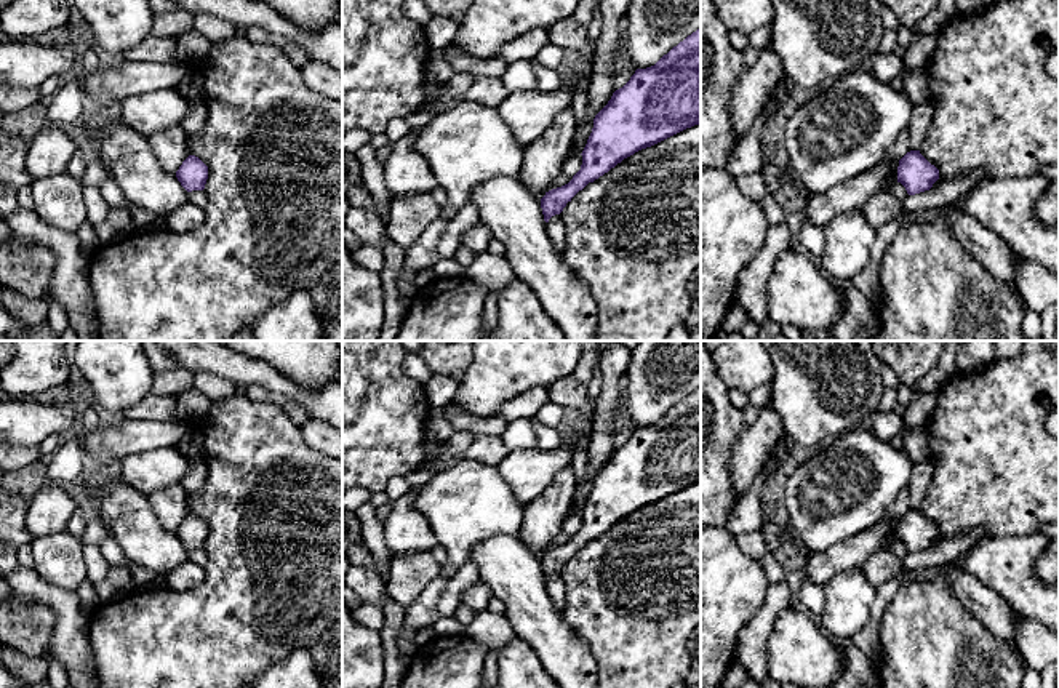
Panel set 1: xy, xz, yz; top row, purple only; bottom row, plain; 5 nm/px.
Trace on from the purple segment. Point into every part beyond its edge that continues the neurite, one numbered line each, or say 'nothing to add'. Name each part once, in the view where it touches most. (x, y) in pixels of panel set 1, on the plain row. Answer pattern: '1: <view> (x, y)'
nothing to add

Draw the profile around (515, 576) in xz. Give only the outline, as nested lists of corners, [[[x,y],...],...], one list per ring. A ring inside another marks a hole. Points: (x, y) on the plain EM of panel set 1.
[[[494,534],[474,546],[470,560],[482,582],[502,603],[517,637],[536,653],[560,688],[597,688],[597,661],[555,610],[541,557],[530,552],[517,534]]]

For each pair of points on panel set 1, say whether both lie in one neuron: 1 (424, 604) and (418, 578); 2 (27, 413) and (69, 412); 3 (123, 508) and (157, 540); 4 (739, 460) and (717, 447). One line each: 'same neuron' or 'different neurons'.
1: different neurons
2: same neuron
3: same neuron
4: different neurons

